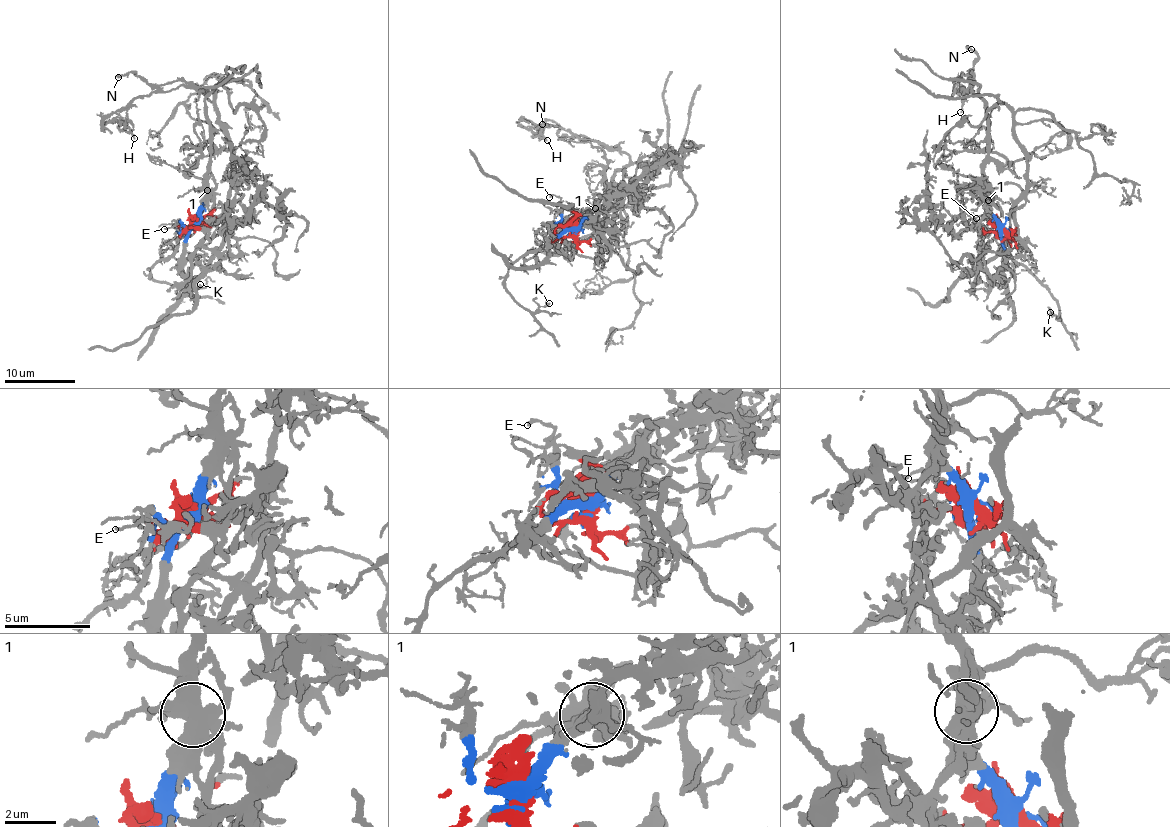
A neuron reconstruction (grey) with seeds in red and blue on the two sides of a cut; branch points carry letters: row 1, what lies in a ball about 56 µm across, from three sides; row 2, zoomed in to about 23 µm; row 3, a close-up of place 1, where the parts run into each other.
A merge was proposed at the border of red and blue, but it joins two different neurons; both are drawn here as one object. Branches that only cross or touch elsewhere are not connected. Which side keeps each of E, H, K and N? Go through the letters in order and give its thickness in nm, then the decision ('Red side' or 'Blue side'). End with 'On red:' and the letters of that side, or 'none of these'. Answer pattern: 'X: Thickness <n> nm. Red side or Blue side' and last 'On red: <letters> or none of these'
E: Thickness 160 nm. Blue side
H: Thickness 160 nm. Blue side
K: Thickness 220 nm. Red side
N: Thickness 240 nm. Blue side
On red: K

